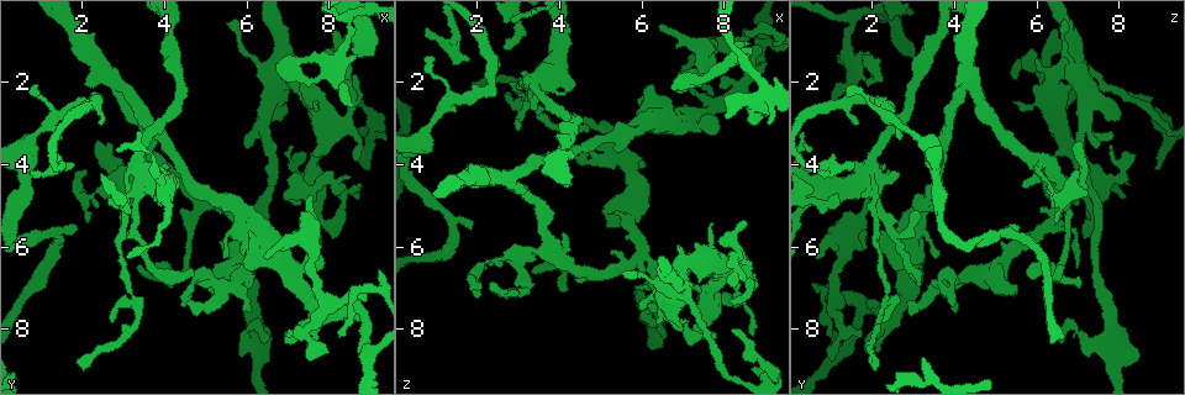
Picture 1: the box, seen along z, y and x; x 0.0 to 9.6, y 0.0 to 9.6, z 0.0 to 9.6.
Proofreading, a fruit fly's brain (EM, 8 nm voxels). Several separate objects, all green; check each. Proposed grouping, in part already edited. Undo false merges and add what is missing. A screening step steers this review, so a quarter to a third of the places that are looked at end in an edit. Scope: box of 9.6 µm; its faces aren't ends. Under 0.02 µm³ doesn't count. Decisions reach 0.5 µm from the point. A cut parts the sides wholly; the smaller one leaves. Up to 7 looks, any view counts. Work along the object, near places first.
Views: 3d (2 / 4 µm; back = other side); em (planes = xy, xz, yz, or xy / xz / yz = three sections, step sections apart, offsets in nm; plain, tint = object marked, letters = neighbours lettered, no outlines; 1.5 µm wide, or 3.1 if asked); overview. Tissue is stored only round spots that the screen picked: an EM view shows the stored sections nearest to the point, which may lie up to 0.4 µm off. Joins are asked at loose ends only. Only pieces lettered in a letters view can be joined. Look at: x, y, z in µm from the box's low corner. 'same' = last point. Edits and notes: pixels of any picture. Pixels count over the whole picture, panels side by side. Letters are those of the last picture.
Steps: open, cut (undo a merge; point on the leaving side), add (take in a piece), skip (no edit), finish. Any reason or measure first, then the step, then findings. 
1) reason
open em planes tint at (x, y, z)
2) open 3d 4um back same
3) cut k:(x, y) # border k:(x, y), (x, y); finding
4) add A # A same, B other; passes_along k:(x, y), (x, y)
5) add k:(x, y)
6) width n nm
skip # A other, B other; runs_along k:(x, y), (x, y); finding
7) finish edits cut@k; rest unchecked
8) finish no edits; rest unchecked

free end
open em planes plain at (7.70, 2.50, 5.40)

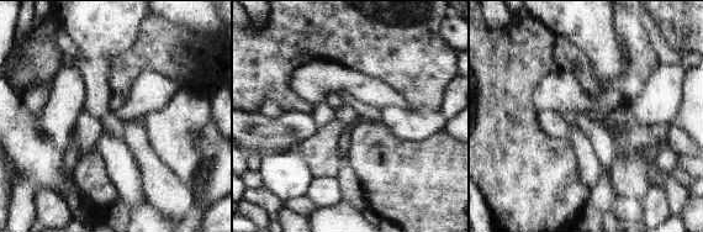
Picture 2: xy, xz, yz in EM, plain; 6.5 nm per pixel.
open em planes letters same

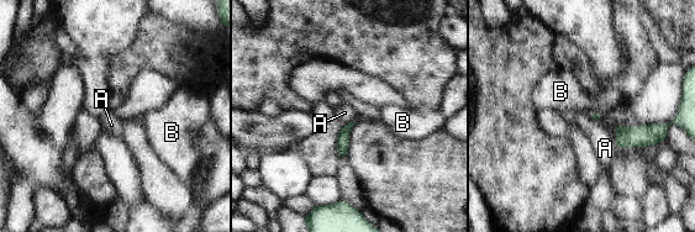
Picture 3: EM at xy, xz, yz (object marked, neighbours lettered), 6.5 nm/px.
skip # A other, B other; border 3:(614, 141), (617, 147); none of them fits

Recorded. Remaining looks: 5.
open 3d 2um at (8.65, 4.85, 8.20)

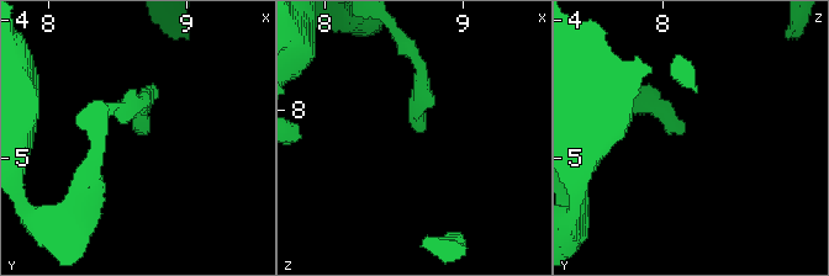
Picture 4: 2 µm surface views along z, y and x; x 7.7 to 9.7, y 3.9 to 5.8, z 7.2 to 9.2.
now the EM
open em planes letters at (8.72, 4.84, 8.14)

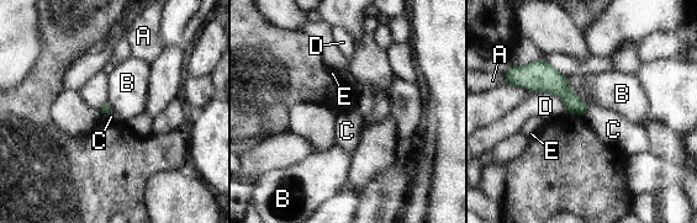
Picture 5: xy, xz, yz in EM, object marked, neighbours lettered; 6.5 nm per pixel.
skip # A other, B other, C other, D other, E other; border 5:(112, 111), (101, 115); no lettered piece goes on from it

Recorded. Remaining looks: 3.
open em planes letters at (2.00, 9.05, 2.10)

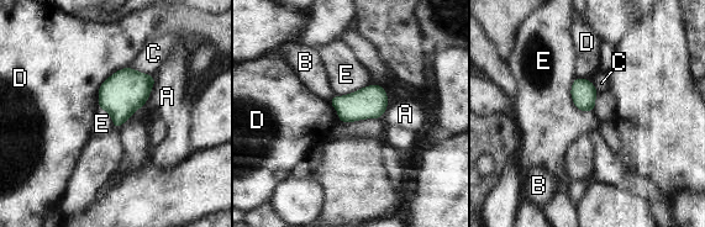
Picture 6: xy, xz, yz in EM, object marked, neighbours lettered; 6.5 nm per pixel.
skip # A other, B other, C other, D other, E other; border 6:(574, 78), (572, 101), (592, 111); no lettered piece goes on from it

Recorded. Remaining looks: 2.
finish no edits; rest unchecked

